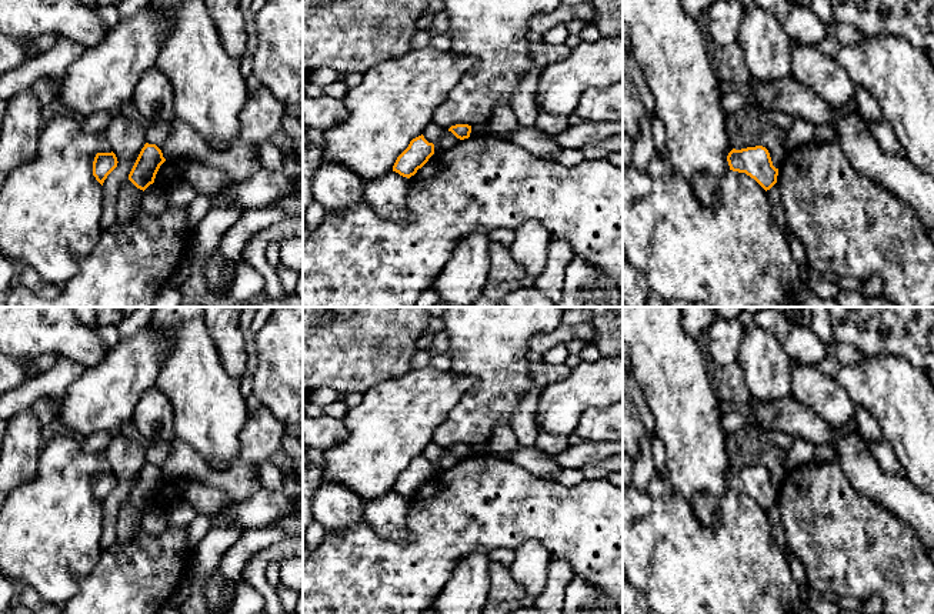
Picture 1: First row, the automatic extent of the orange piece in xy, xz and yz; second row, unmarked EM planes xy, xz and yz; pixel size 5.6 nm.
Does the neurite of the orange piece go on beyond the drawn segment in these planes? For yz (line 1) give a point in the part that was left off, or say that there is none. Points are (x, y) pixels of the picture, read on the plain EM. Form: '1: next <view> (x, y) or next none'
1: next yz (774, 514)

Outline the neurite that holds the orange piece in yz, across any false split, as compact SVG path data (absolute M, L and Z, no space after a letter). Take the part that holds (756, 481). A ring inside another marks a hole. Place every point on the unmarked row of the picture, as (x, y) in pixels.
M763 465L733 468L727 481L730 490L745 493L754 498L765 511L771 524L771 535L780 548L787 545L785 533L781 523L781 511L777 503L778 488L773 485L770 473Z

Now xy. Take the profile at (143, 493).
M146 463L141 468L130 494L117 515L117 543L130 541L136 534L144 510L154 503L160 485L166 481L156 464Z

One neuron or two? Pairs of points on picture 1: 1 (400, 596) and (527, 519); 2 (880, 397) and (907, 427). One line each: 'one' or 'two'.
1: one
2: one

